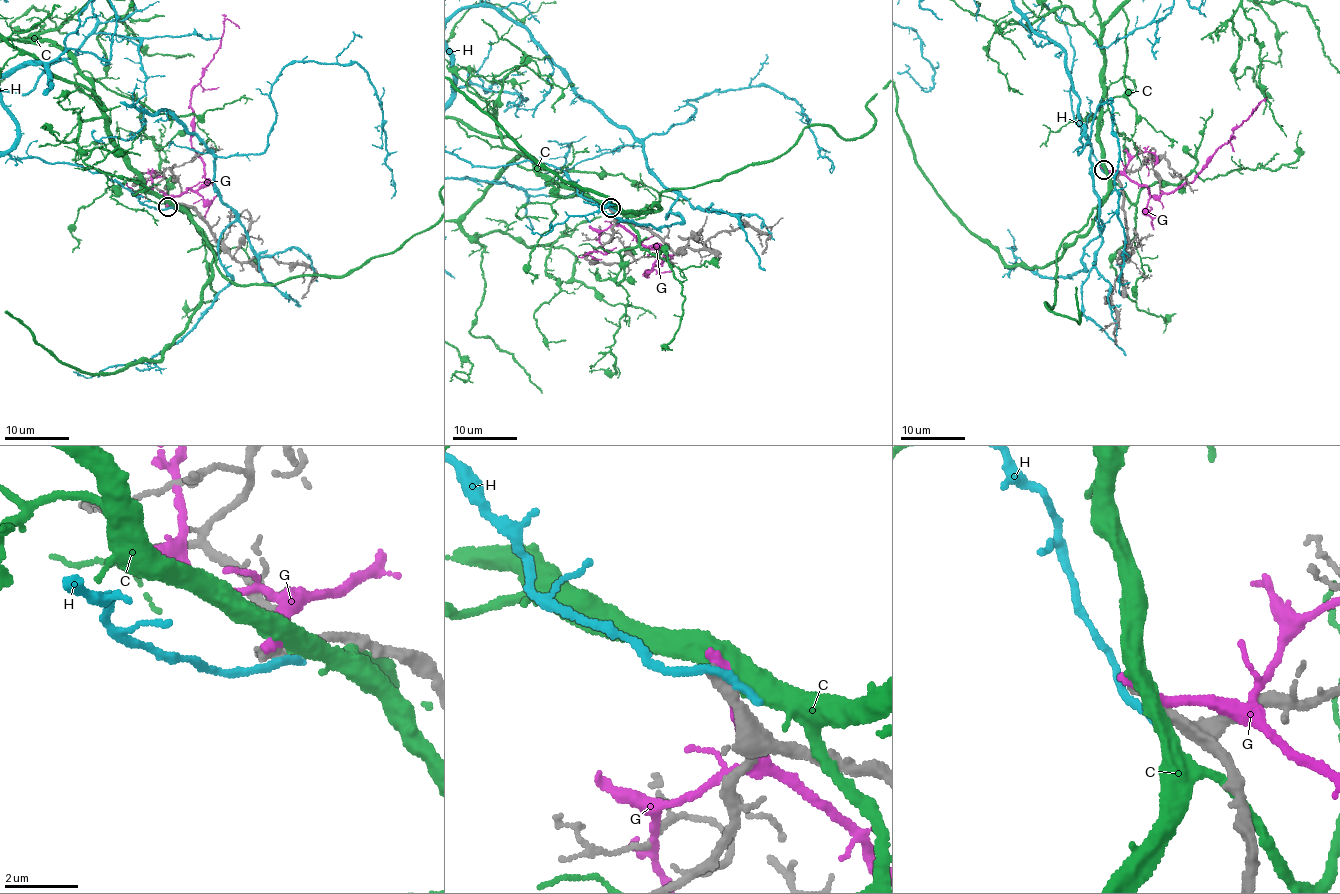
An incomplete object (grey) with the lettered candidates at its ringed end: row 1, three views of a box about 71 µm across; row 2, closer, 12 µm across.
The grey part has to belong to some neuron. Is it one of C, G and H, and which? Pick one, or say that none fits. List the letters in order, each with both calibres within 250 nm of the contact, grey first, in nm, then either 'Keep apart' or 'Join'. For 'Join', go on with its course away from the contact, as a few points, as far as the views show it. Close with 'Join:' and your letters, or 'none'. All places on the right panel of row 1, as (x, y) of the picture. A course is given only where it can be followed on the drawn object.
C: Thickness 440 nm (grey) against 420 nm. Keep apart
G: Thickness 400 nm (grey) against 360 nm. Keep apart
H: Thickness 380 nm (grey) against 280 nm. Keep apart
Join: none

